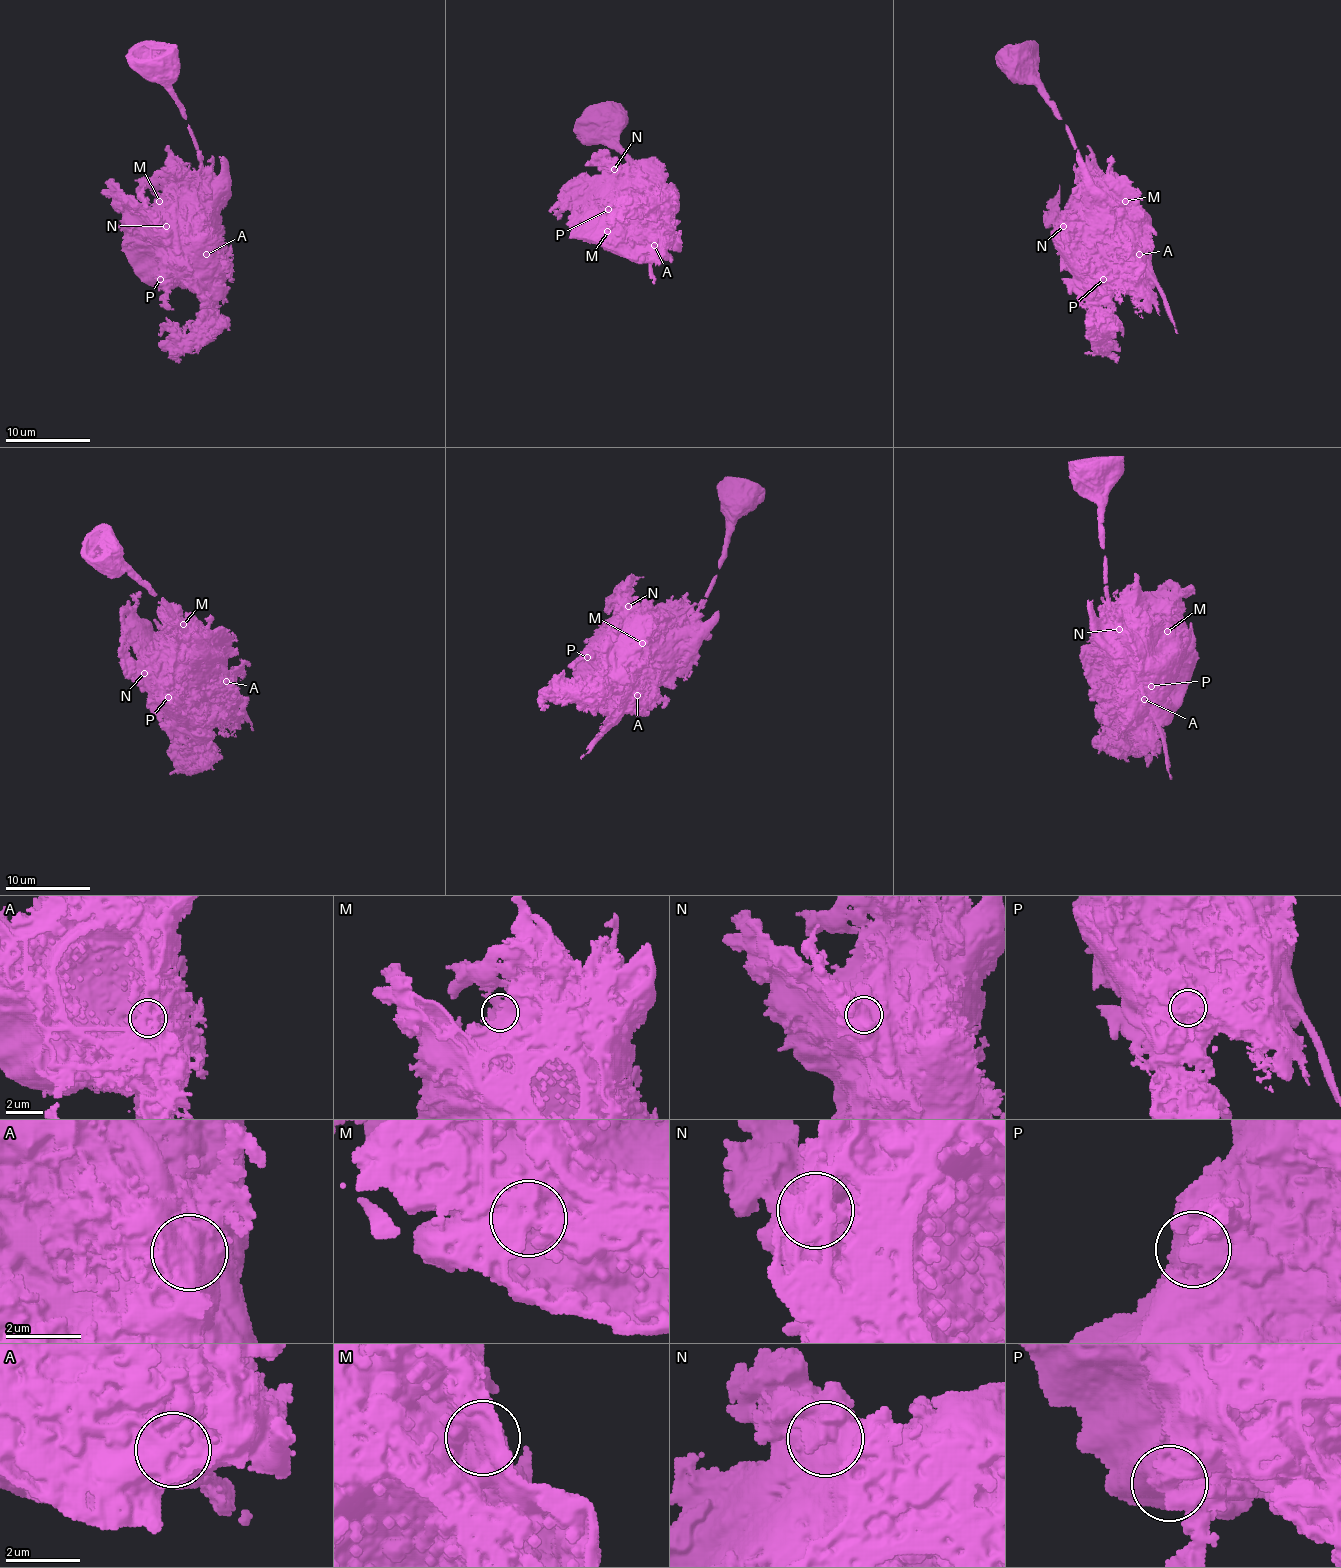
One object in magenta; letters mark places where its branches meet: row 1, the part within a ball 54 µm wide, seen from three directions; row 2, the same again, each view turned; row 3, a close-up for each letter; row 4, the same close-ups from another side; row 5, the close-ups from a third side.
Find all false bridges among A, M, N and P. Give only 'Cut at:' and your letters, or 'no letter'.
Cut at: A

